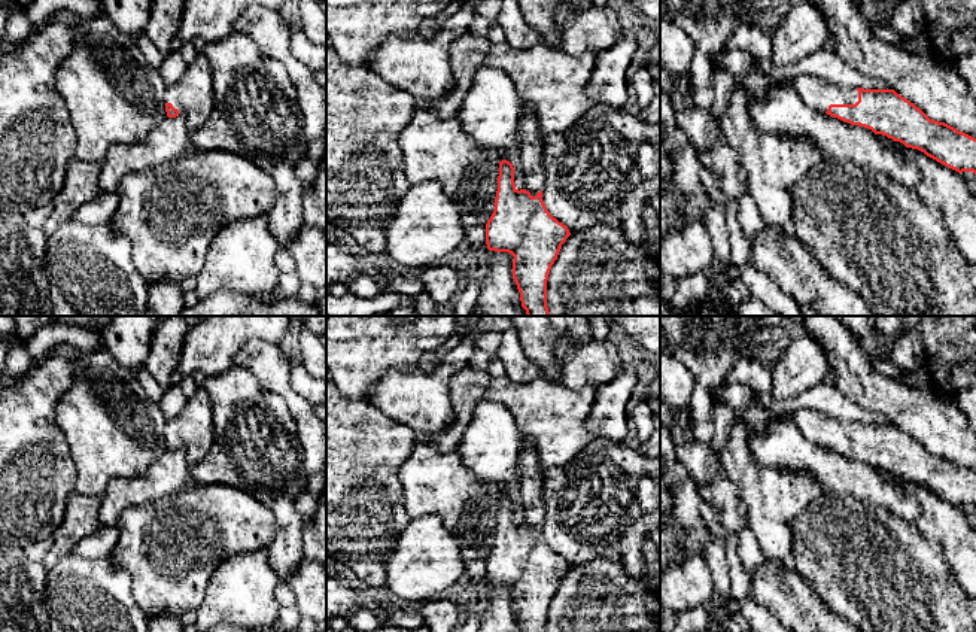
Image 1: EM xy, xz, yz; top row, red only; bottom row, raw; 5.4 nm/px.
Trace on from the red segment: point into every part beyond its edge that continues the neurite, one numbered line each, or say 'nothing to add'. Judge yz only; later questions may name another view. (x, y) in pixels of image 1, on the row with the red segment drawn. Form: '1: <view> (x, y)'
1: yz (817, 93)

